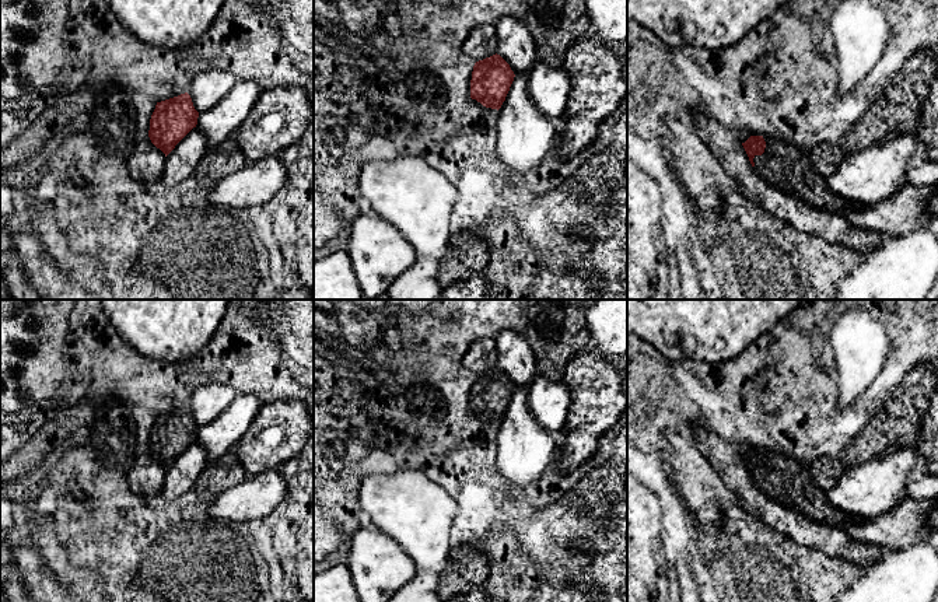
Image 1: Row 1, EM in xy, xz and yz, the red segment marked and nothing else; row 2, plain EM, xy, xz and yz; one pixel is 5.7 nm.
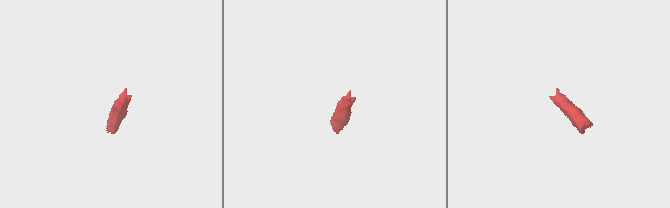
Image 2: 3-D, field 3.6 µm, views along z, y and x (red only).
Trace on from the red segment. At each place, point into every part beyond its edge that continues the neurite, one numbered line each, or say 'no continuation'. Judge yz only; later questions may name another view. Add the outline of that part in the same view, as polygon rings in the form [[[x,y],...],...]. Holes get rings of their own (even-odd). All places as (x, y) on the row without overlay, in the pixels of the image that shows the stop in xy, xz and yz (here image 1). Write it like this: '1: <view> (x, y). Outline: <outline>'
1: yz (786, 480). Outline: [[[767,454],[764,466],[755,469],[753,476],[762,493],[806,521],[841,528],[868,519],[833,507],[808,466],[787,454]]]

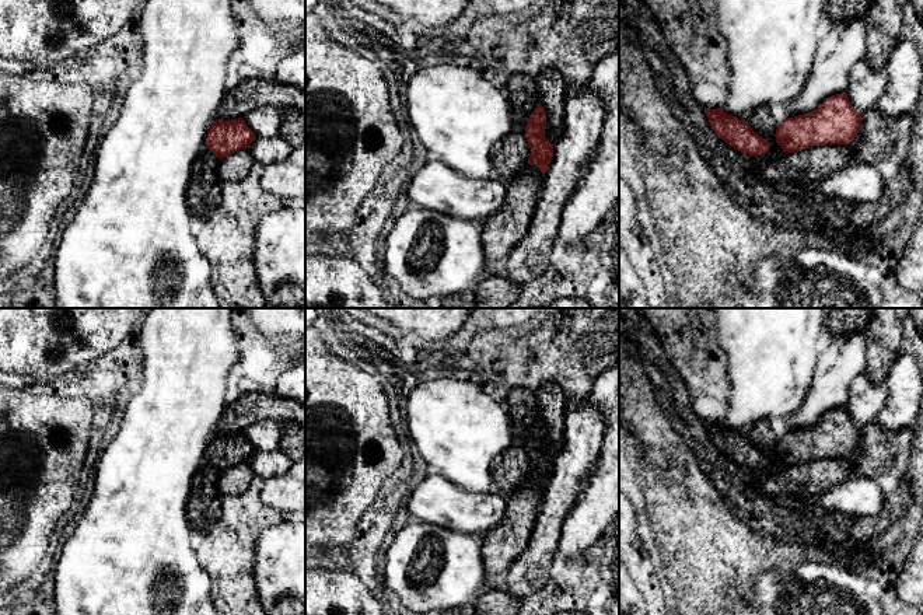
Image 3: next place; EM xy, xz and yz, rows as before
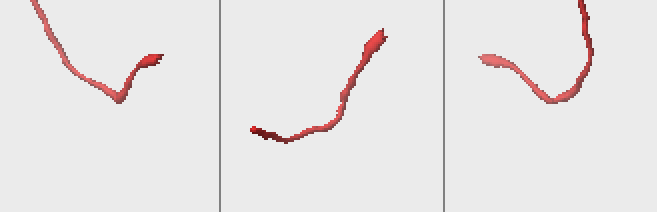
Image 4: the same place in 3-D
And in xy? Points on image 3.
no continuation

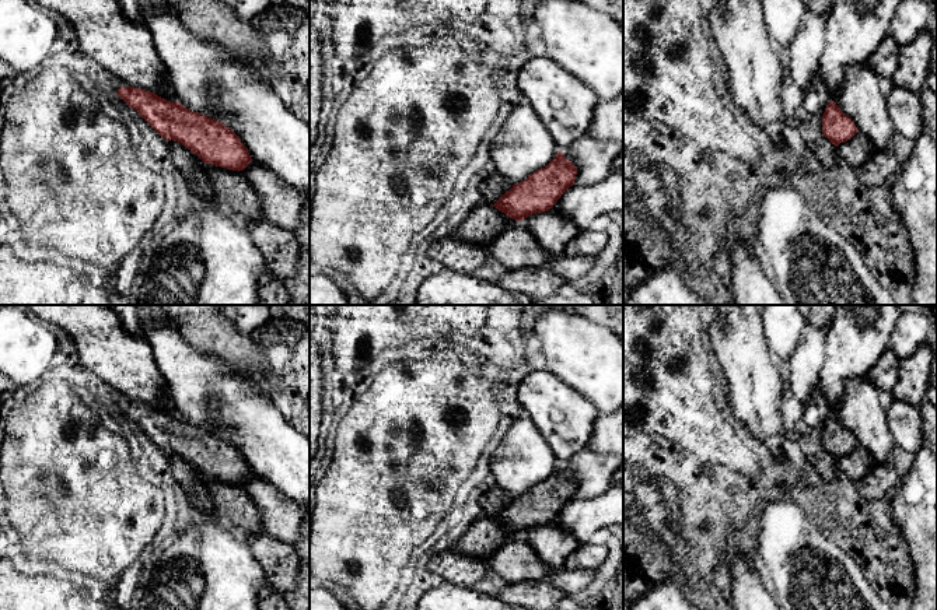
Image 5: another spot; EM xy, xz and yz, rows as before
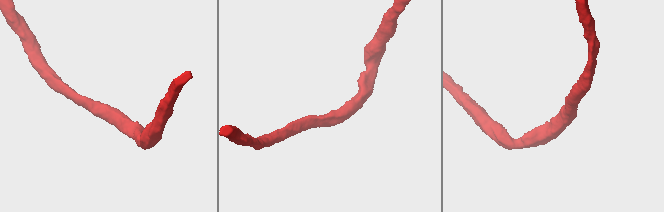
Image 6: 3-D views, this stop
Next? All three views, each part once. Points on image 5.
no continuation

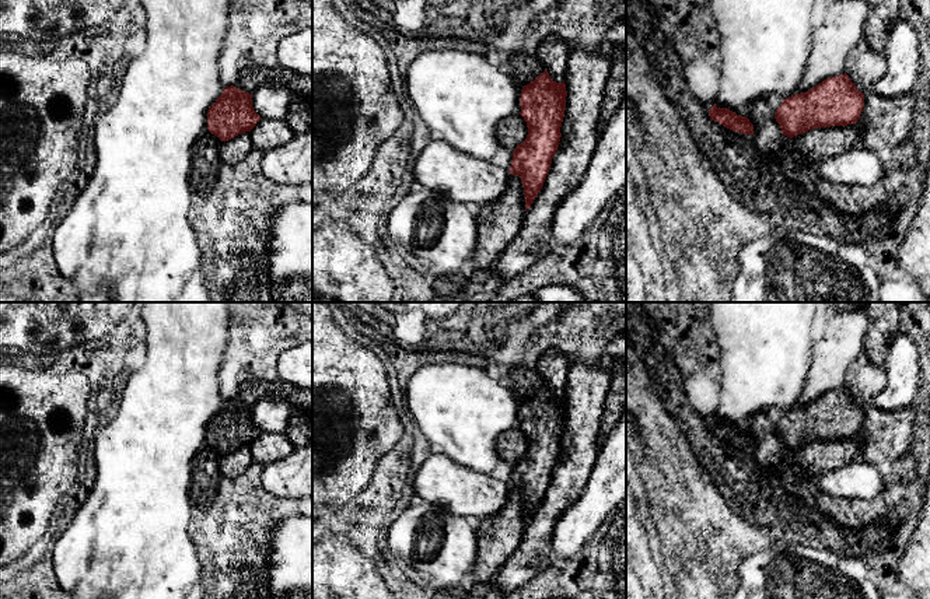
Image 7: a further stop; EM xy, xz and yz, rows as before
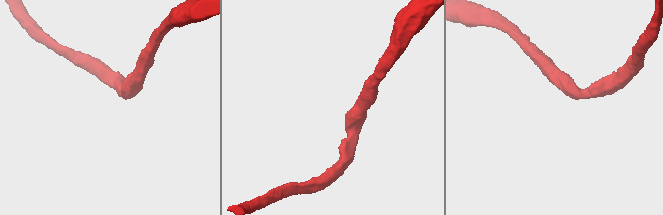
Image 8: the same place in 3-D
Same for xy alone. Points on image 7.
no continuation

